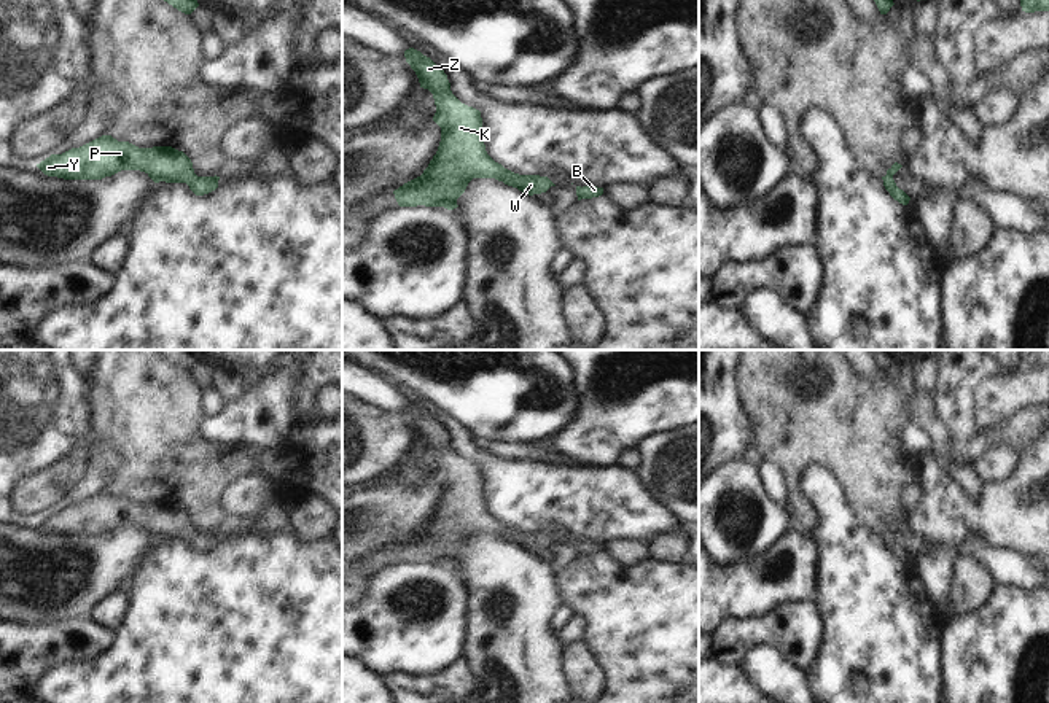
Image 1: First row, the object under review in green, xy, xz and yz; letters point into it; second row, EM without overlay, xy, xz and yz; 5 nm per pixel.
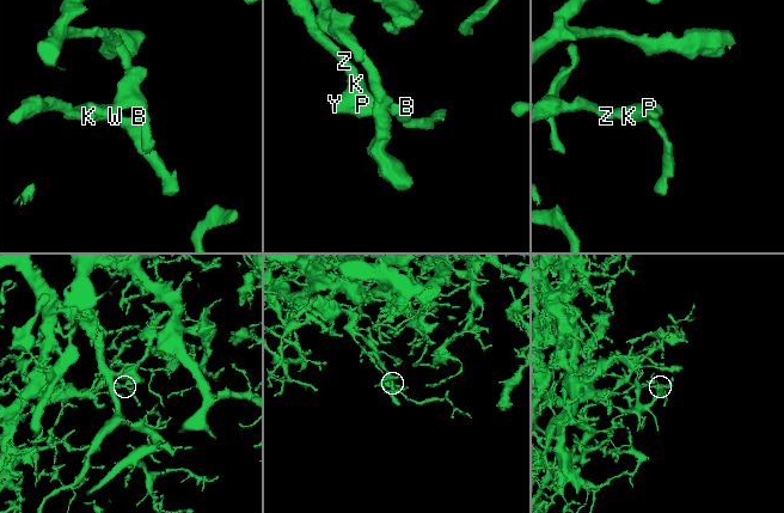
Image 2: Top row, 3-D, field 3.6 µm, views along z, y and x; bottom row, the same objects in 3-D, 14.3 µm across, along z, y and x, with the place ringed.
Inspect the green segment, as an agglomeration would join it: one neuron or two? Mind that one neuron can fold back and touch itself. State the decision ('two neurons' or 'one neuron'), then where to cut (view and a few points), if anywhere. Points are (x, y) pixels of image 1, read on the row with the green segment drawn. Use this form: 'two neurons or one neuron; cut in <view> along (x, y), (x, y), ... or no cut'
one neuron; no cut

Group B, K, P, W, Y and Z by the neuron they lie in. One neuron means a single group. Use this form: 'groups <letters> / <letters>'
groups B K P W Y Z

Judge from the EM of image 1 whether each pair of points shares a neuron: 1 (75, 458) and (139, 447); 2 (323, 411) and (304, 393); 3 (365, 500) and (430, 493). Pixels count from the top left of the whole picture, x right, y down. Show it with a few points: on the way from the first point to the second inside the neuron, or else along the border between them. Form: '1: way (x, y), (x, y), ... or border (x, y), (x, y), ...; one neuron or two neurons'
1: way (88, 441), (96, 435), (121, 435); one neuron
2: border (325, 385), (317, 393), (314, 417); two neurons
3: way (381, 500), (414, 500); one neuron

